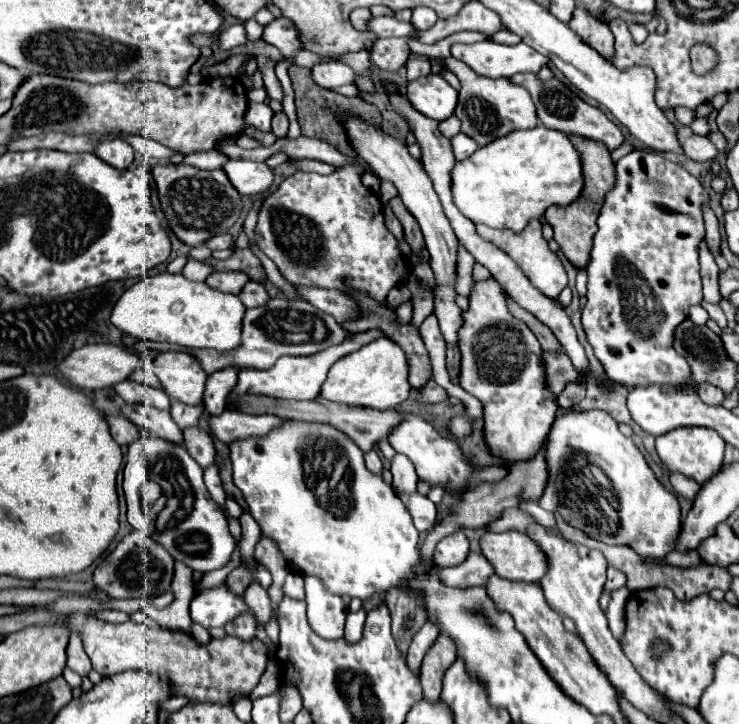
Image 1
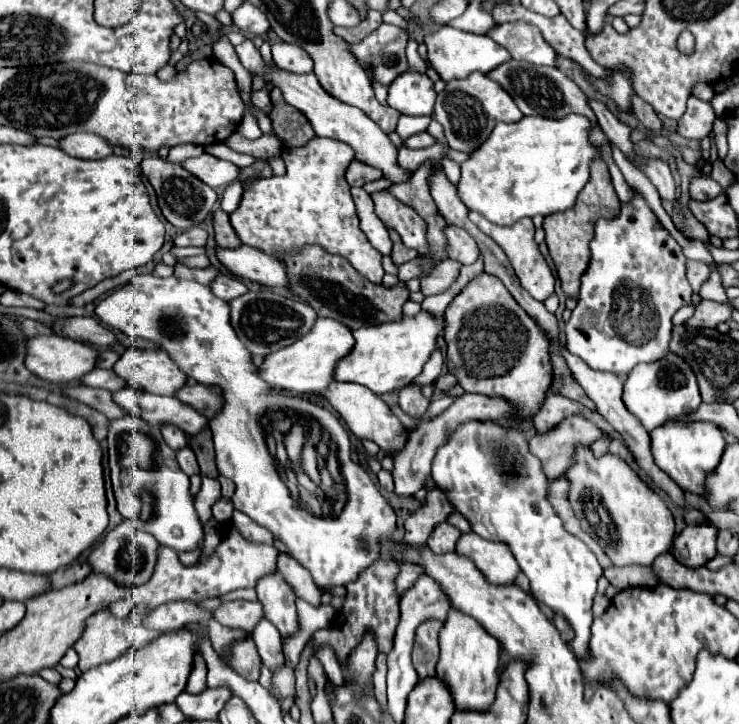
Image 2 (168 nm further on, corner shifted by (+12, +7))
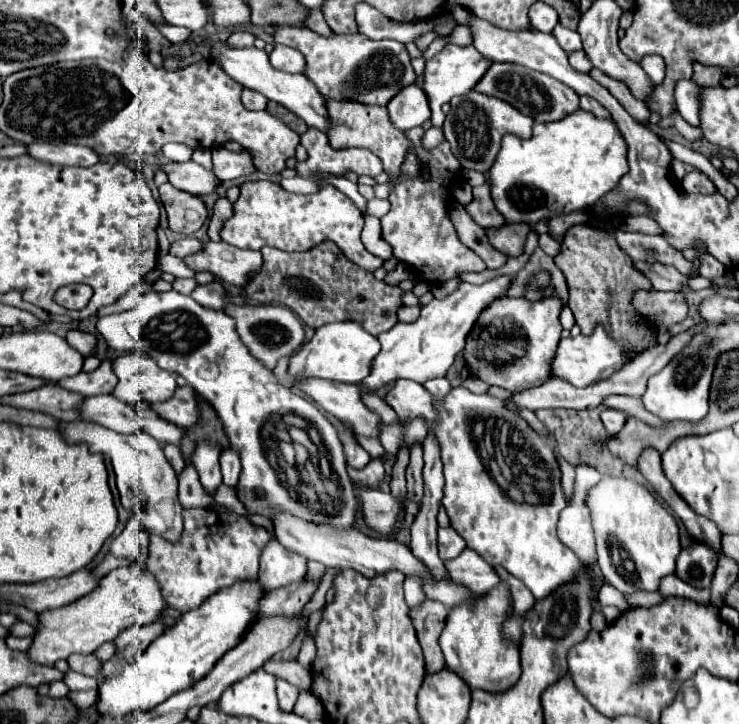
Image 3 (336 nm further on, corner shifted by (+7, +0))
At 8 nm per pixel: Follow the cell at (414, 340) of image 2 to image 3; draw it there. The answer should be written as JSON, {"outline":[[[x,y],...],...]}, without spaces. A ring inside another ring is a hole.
{"outline":[[[495,276],[481,286],[473,286],[461,282],[455,292],[445,296],[443,300],[433,298],[427,306],[421,308],[419,320],[411,324],[395,324],[391,330],[381,334],[381,352],[373,362],[373,370],[369,378],[365,378],[363,386],[369,390],[377,390],[385,384],[395,382],[397,378],[409,378],[415,382],[425,382],[429,378],[445,376],[451,368],[455,356],[465,348],[465,338],[479,314],[489,308],[497,298],[503,298],[511,286],[515,276]]]}

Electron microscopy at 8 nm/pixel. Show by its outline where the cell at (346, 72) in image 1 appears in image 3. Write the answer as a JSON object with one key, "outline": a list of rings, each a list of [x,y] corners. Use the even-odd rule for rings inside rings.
{"outline":[[[275,44],[273,52],[269,54],[269,62],[273,68],[283,70],[283,72],[303,72],[305,70],[305,58],[297,50],[289,46],[281,46],[281,44]]]}

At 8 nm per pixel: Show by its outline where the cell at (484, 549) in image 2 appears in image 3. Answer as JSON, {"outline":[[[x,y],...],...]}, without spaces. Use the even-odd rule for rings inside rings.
{"outline":[[[465,548],[457,558],[445,562],[445,568],[453,582],[469,588],[473,594],[487,594],[501,582],[495,570],[469,548]]]}

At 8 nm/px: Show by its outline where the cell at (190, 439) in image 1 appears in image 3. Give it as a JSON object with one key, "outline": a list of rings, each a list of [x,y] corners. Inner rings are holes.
{"outline":[[[191,464],[179,476],[179,502],[183,508],[209,508],[213,504],[213,496],[205,492],[197,478],[197,470]]]}

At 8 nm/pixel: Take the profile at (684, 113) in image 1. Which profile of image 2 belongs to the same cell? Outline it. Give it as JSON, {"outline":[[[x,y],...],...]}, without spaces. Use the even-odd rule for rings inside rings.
{"outline":[[[690,97],[686,113],[678,121],[678,135],[700,141],[710,133],[714,119],[716,119],[716,115],[714,115],[710,103],[700,101],[698,97]]]}

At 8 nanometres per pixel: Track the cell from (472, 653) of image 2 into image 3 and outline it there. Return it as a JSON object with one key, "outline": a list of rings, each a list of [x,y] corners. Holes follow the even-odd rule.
{"outline":[[[501,582],[487,594],[477,596],[475,600],[477,600],[475,604],[461,604],[449,612],[439,644],[445,654],[445,662],[449,670],[459,674],[471,688],[505,692],[521,676],[519,646],[513,640],[503,638],[501,632],[511,610],[509,584]]]}

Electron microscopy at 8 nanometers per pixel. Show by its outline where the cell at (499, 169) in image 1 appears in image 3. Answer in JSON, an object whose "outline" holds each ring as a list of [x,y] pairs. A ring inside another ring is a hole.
{"outline":[[[575,110],[563,120],[535,124],[529,140],[507,134],[489,170],[489,184],[495,208],[509,224],[537,224],[541,218],[593,206],[627,172],[627,144],[613,118],[597,118],[591,112]]]}

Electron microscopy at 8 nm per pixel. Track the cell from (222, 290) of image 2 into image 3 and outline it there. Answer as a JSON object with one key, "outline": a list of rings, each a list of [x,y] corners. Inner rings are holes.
{"outline":[[[211,282],[205,286],[197,286],[191,294],[193,300],[197,300],[201,306],[211,310],[221,310],[227,306],[225,302],[225,288],[221,282]]]}

